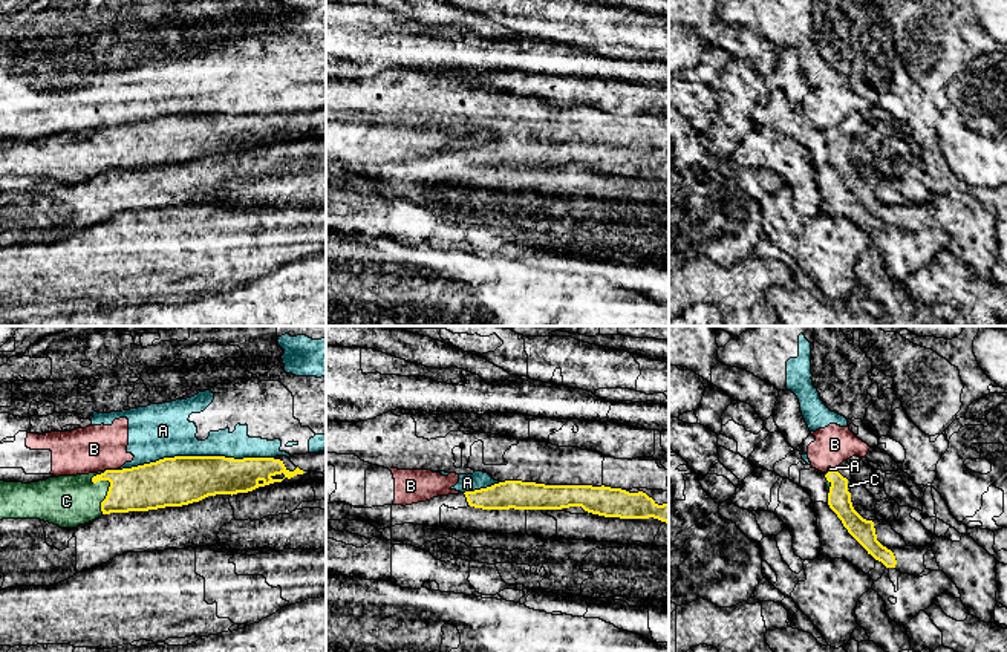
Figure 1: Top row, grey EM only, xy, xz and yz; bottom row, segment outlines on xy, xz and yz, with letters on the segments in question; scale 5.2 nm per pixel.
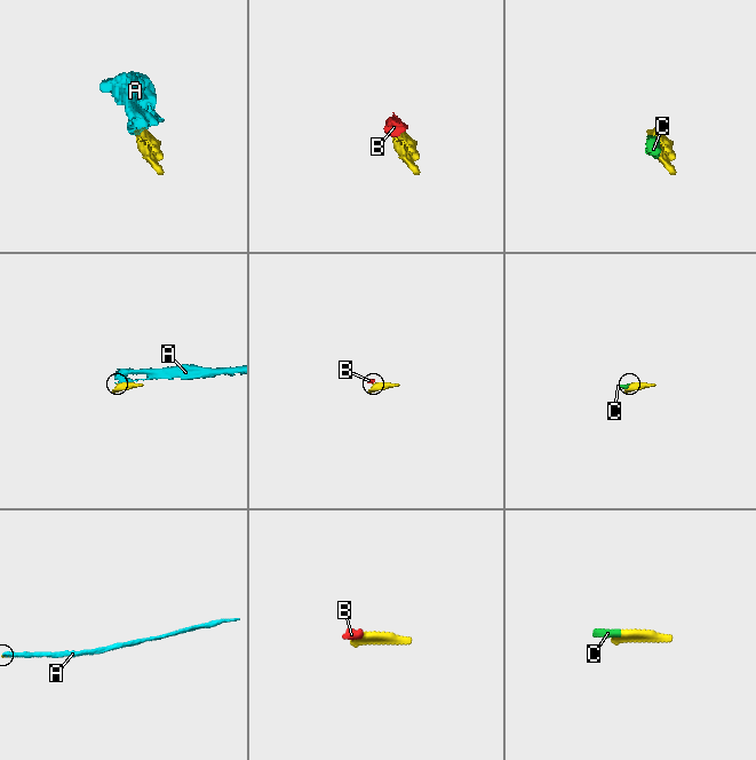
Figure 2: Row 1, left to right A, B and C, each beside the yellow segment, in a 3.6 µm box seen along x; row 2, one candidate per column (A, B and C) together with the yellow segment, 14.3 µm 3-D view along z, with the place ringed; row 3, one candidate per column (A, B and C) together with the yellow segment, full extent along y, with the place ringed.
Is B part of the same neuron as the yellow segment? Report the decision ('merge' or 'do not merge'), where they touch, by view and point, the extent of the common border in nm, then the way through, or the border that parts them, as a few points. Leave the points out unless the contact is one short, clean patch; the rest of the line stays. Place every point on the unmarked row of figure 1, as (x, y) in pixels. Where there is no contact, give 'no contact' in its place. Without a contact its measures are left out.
do not merge; meets yellow in xy at (112, 127); contact 60 nm long; border along xy (106, 126), (117, 127)

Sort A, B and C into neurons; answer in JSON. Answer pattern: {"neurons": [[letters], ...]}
{"neurons": [["A", "B"], ["C"]]}

